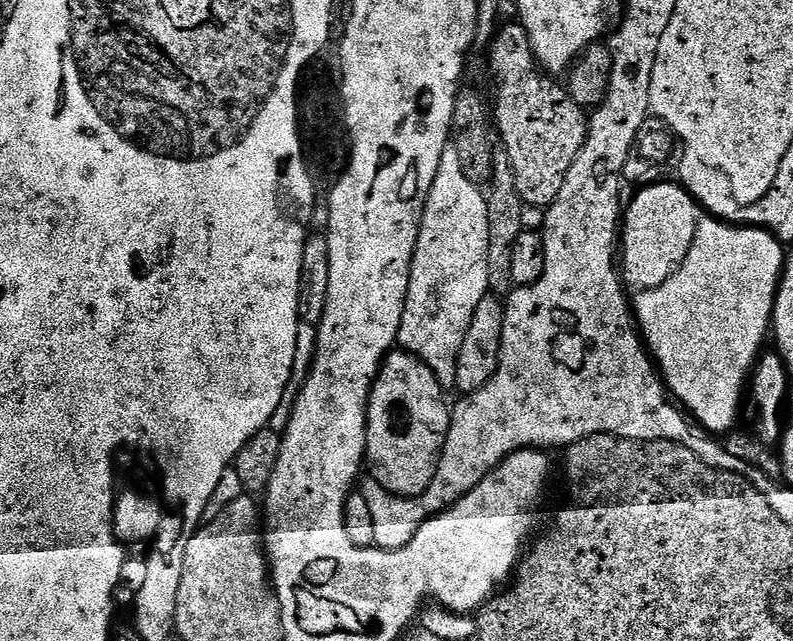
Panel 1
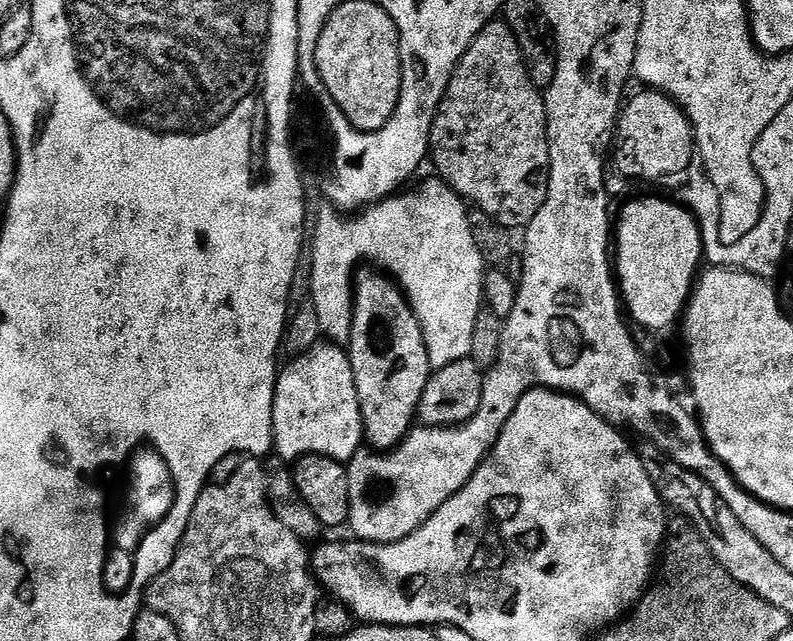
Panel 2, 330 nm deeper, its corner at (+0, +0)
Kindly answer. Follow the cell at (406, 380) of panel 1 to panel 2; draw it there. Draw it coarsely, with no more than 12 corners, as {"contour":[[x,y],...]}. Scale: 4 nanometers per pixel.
{"contour":[[352,328],[367,443],[395,449],[430,375],[424,334],[408,344]]}

